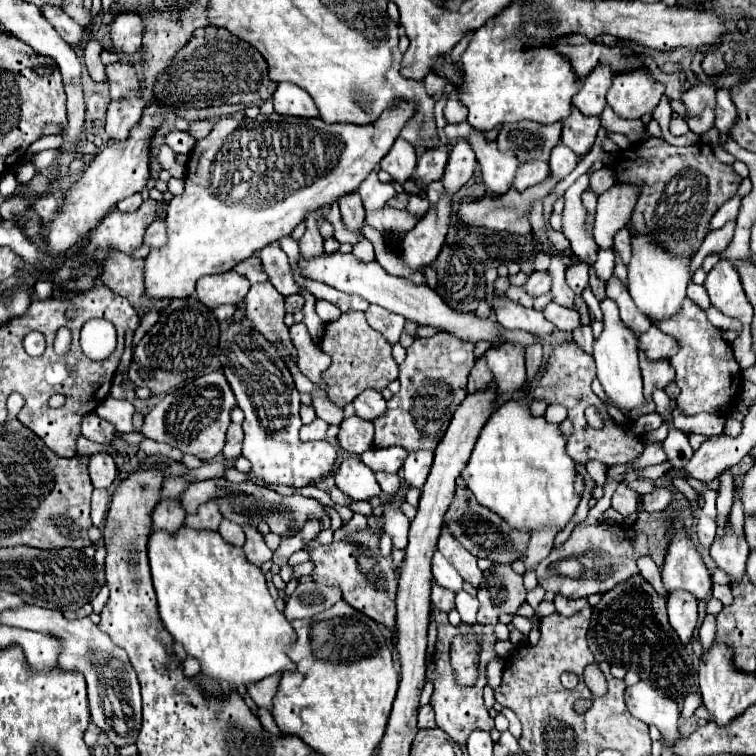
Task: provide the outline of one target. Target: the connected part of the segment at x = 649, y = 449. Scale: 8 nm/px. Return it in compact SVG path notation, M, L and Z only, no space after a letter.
M648 444L644 448L644 454L640 458L636 458L634 462L630 462L630 464L636 466L636 468L646 468L646 466L652 466L652 464L662 464L664 460L666 460L666 454L664 454L662 446Z

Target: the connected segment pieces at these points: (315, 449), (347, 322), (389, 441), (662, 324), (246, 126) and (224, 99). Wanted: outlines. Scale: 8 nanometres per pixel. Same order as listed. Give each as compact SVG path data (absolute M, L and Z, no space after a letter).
M230 322L220 334L220 364L238 406L246 414L242 456L252 462L250 474L264 478L268 484L286 484L298 490L322 480L334 466L336 448L326 440L300 442L300 392L272 342L242 322Z
M344 312L338 320L328 322L324 326L320 348L332 356L332 366L326 370L326 378L334 376L336 382L326 382L326 392L338 406L346 406L368 388L380 392L398 378L398 364L392 358L392 346L380 332L368 326L364 312Z
M442 332L436 334L432 338L416 338L412 342L412 346L408 348L408 356L406 360L400 364L400 392L394 394L388 400L388 414L384 418L378 418L374 422L376 426L376 438L374 438L374 446L376 448L390 448L390 446L400 446L408 452L412 450L434 450L440 442L440 438L444 436L444 430L448 428L452 414L456 412L458 404L466 398L466 380L468 374L476 362L474 354L474 344L472 342L462 342L460 338Z
M684 298L680 312L674 318L662 318L652 322L662 332L674 336L682 348L676 356L670 358L670 364L676 370L676 384L680 388L680 396L676 398L678 408L684 414L700 414L700 412L722 412L728 414L736 404L740 386L742 386L742 372L738 362L734 360L732 346L722 340L722 332L714 328L704 310L700 310L690 298Z
M396 102L392 108L384 110L382 116L372 122L372 124L366 124L366 126L358 126L358 124L326 124L324 120L320 118L298 118L298 116L282 116L282 114L270 114L270 116L264 116L264 114L258 114L258 118L222 118L216 122L214 130L206 136L206 138L200 138L196 140L192 152L188 154L188 164L186 164L186 186L184 186L184 192L180 196L174 196L170 200L170 208L168 208L168 216L166 216L166 228L168 228L168 242L166 246L162 248L156 248L152 250L148 256L146 256L146 266L144 266L144 288L146 288L146 298L152 298L152 300L164 300L164 298L190 298L194 294L194 288L196 288L196 282L198 278L206 276L206 274L220 274L220 272L228 272L232 270L238 262L242 262L244 258L252 256L254 252L262 250L264 246L276 242L278 238L282 236L288 236L302 220L304 220L304 214L308 210L316 210L316 208L324 208L324 206L330 206L332 202L336 202L340 196L348 194L348 192L354 192L360 182L374 170L374 166L388 154L388 150L392 148L394 140L398 138L400 130L404 128L404 124L408 122L408 118L414 114L414 106L412 102Z
M198 28L188 44L176 52L172 64L158 74L154 86L154 98L150 104L158 108L178 108L178 106L222 106L222 104L260 104L266 102L274 90L276 82L268 78L268 66L262 54L248 42L232 36L226 28Z

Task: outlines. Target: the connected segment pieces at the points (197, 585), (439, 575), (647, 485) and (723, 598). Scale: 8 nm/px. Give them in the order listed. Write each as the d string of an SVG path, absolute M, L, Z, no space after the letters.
M182 526L176 530L176 534L166 530L152 530L148 538L148 560L158 596L160 618L172 638L184 644L186 652L200 662L200 672L214 686L214 694L224 694L236 690L240 684L246 686L248 682L296 668L286 656L286 648L296 642L296 634L286 616L276 610L274 598L266 586L264 572L260 566L248 562L242 548L228 544L216 530L192 530Z
M436 550L432 556L432 574L436 578L436 582L448 590L458 592L462 588L462 578L458 574L458 570Z
M638 478L638 480L632 480L632 482L624 482L630 490L636 490L638 494L646 494L646 492L652 492L654 486L650 480L644 480L644 478Z
M714 584L712 588L712 594L714 598L718 598L722 604L732 604L732 592L730 592L730 586L720 586L720 584Z

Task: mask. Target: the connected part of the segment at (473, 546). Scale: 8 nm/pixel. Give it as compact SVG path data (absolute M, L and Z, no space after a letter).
M462 478L456 484L454 502L450 504L450 508L444 516L444 524L452 530L452 534L458 538L458 542L468 552L472 552L476 558L488 558L494 564L512 564L512 562L526 556L526 548L528 548L528 542L530 542L530 532L510 528L506 524L506 520L500 518L496 512L480 506L478 500L474 498L474 494L462 482Z

